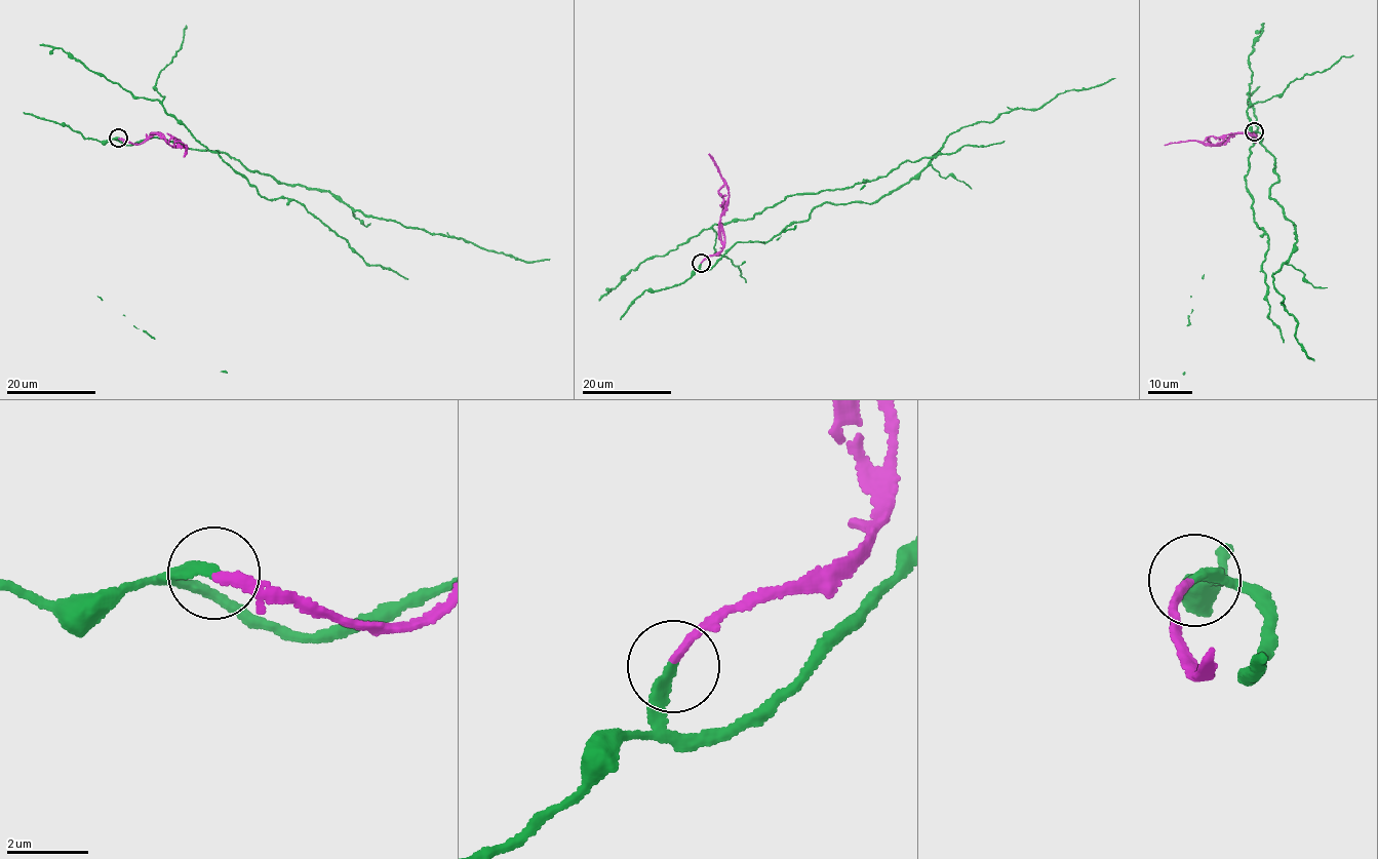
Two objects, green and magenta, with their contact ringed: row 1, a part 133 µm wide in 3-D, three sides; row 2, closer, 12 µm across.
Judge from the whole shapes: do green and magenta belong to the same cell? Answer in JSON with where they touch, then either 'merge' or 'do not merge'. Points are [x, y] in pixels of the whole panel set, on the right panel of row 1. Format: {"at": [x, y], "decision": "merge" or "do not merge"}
{"at": [1254, 131], "decision": "do not merge"}

